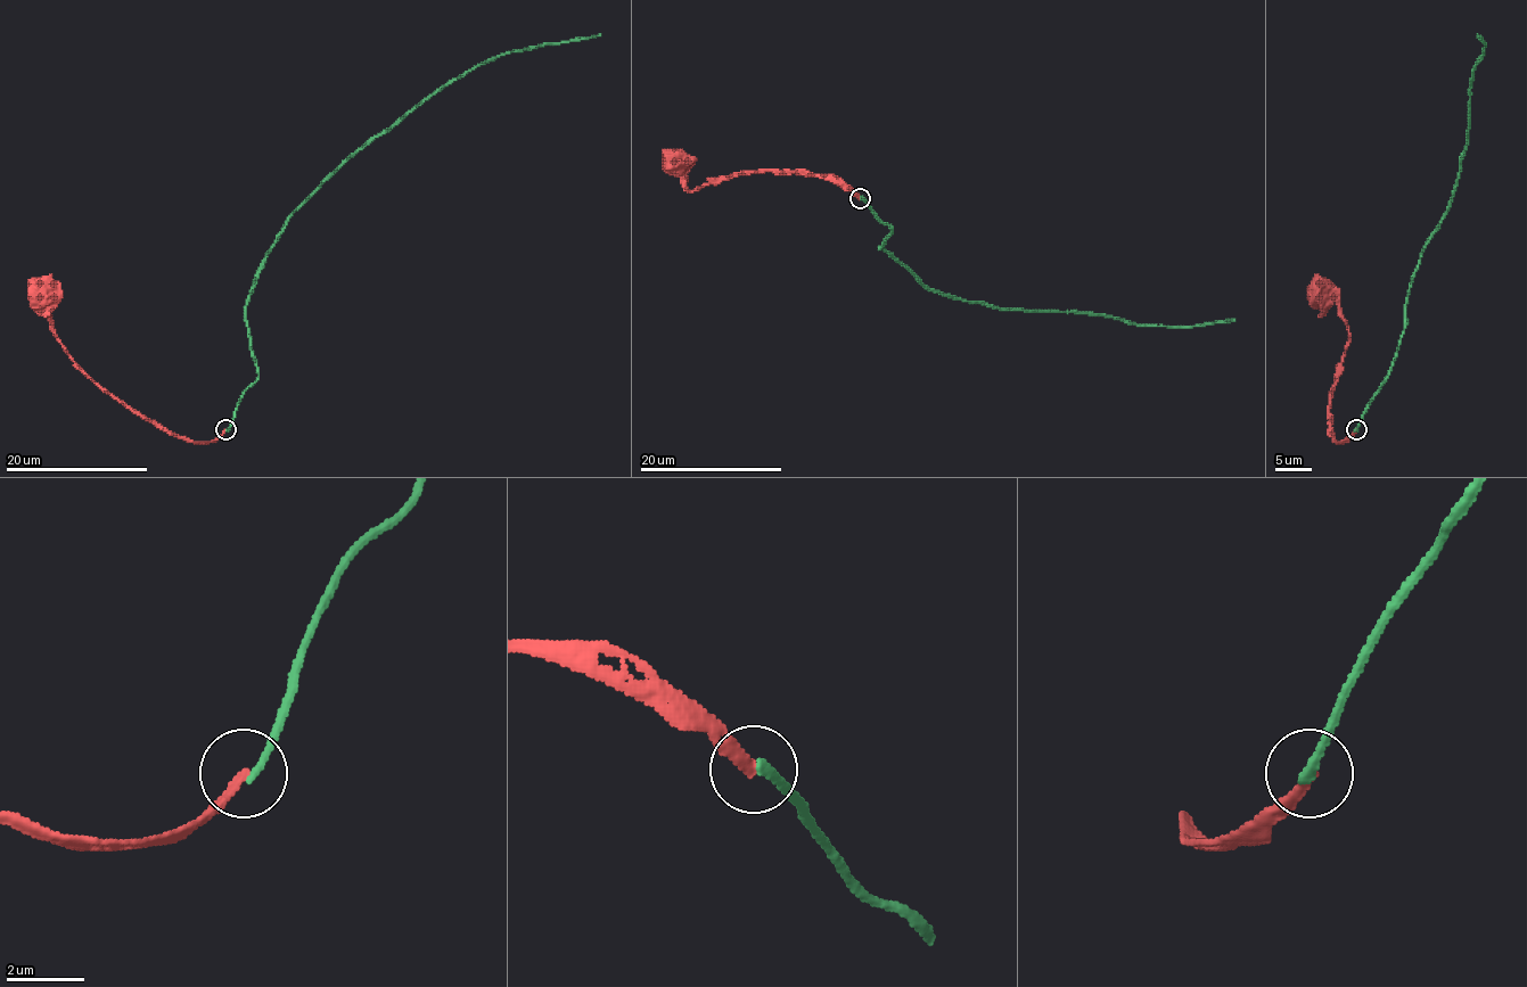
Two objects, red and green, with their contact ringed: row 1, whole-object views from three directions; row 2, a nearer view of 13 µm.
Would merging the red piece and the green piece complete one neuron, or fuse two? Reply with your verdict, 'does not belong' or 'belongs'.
does not belong

